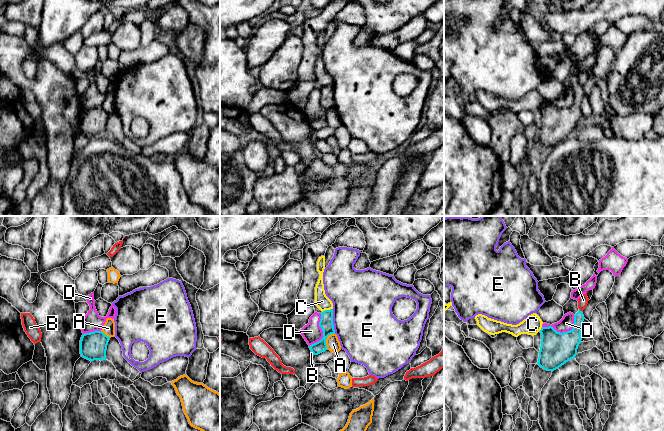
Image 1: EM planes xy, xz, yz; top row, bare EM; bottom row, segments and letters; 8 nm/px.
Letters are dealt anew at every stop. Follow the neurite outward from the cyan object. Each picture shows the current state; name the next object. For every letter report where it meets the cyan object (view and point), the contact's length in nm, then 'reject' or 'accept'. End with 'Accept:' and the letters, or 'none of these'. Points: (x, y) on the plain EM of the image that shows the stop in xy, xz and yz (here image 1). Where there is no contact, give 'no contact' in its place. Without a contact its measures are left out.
A: contact xz (325, 116); length 150 nm; reject
B: contact yz (581, 87); length 40 nm; reject
C: contact xz (326, 86); length 90 nm; reject
D: contact yz (563, 108); length 280 nm; reject
E: contact xz (332, 97); length 200 nm; reject
Accept: none of these

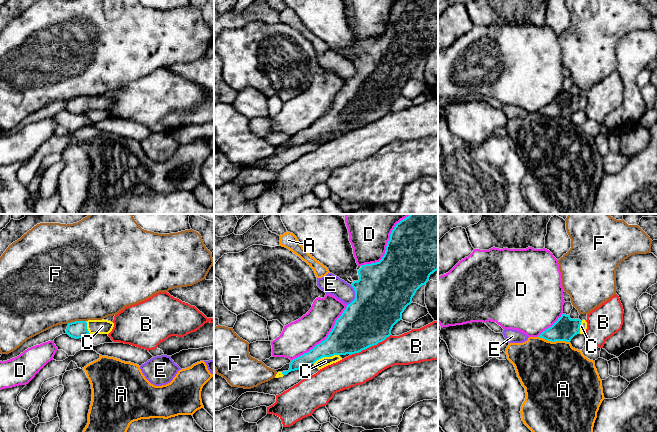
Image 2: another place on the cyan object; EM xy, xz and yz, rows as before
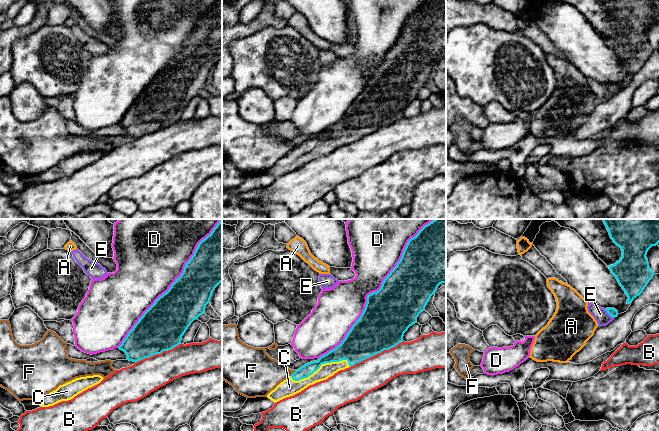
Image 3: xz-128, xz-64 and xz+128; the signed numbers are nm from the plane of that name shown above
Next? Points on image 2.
A: contact yz (554, 117); length 260 nm; reject
B: contact xz (370, 122); length 360 nm; reject
C: contact xz (321, 133); length 150 nm; accept
D: contact xz (325, 115); length 650 nm; reject
E: contact xz (355, 71); length 170 nm; reject
F: contact xy (76, 97); length 150 nm; reject
Accept: C

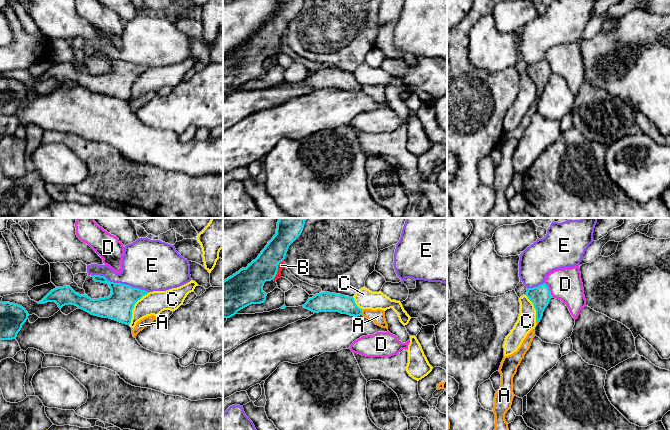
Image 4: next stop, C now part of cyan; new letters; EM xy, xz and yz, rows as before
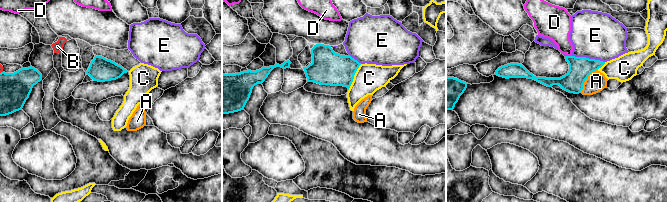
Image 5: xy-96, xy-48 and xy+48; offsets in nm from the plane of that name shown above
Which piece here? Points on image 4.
A: contact xz (361, 88); length 40 nm; reject
B: contact xz (277, 45); length 190 nm; reject
C: contact xy (133, 83); length 320 nm; reject
D: contact yz (548, 65); length 140 nm; reject
E: contact xy (120, 59); length 480 nm; reject
Accept: none of these

